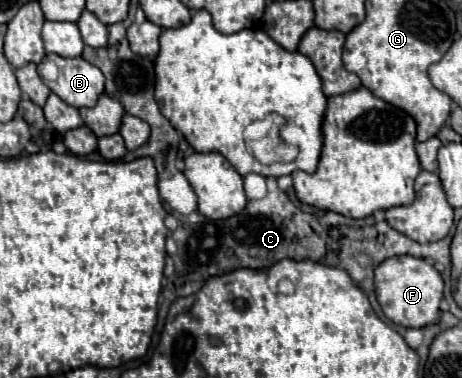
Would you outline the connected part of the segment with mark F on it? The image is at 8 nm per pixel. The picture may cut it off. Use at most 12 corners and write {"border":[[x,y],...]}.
{"border":[[422,258],[376,268],[376,296],[404,328],[440,322],[444,280]]}

